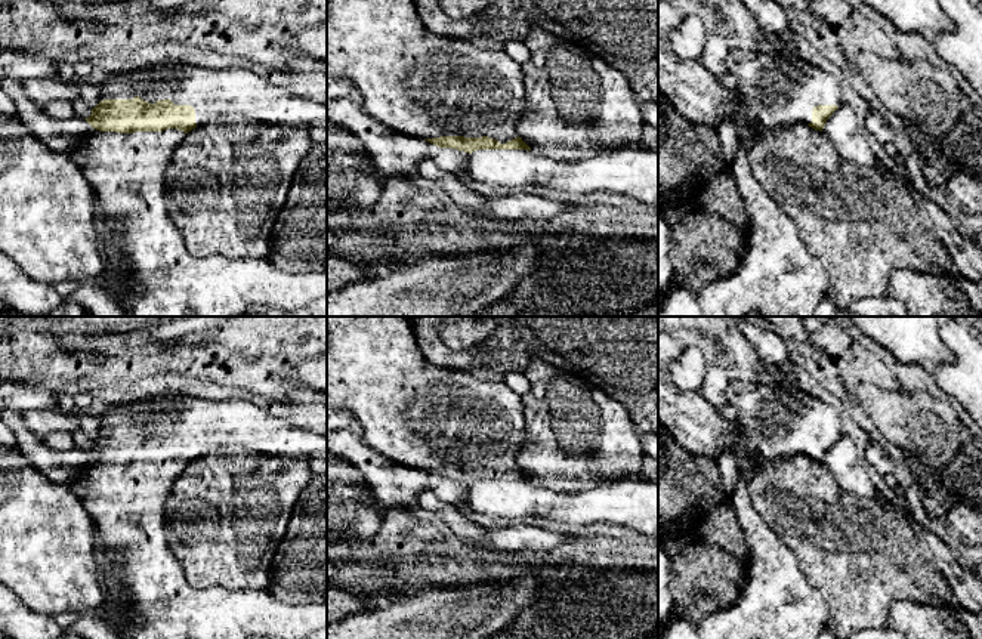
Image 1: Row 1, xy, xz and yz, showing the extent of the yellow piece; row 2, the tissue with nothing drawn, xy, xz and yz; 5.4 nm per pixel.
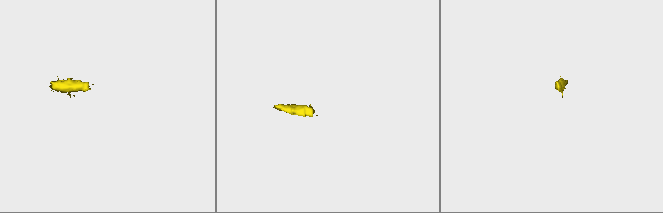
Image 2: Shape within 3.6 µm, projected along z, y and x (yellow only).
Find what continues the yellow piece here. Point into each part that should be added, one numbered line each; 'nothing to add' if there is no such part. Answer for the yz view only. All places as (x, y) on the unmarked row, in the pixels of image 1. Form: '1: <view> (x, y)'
1: yz (778, 422)

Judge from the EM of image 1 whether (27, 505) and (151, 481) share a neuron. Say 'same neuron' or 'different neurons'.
different neurons

